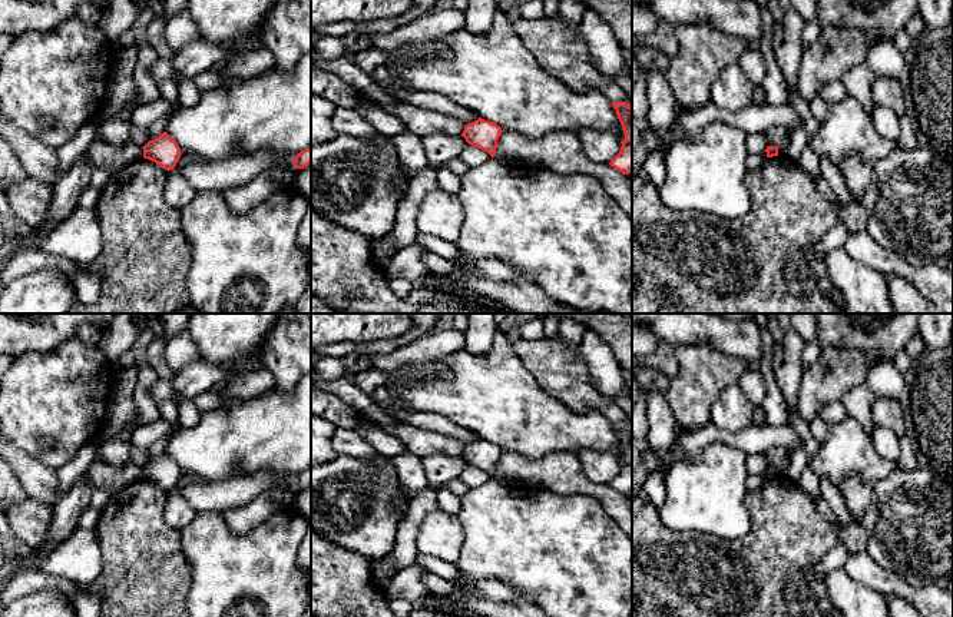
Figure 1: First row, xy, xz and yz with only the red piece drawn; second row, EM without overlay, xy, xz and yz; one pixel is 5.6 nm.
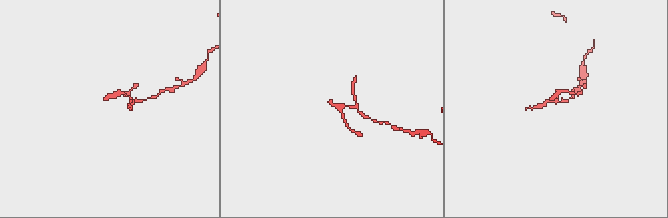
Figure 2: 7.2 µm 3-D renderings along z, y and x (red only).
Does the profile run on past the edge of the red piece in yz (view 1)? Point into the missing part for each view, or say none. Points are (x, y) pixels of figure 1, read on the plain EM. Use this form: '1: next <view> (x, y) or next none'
1: next none

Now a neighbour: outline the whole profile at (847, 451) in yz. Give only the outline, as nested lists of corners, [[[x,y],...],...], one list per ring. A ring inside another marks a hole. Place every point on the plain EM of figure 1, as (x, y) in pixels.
[[[850,415],[827,427],[827,439],[810,460],[810,467],[818,478],[827,477],[838,487],[847,477],[858,475],[874,488],[899,468],[897,461],[886,460],[876,452],[861,424]]]

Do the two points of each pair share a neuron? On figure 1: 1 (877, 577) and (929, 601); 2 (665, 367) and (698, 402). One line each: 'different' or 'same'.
1: same
2: different

